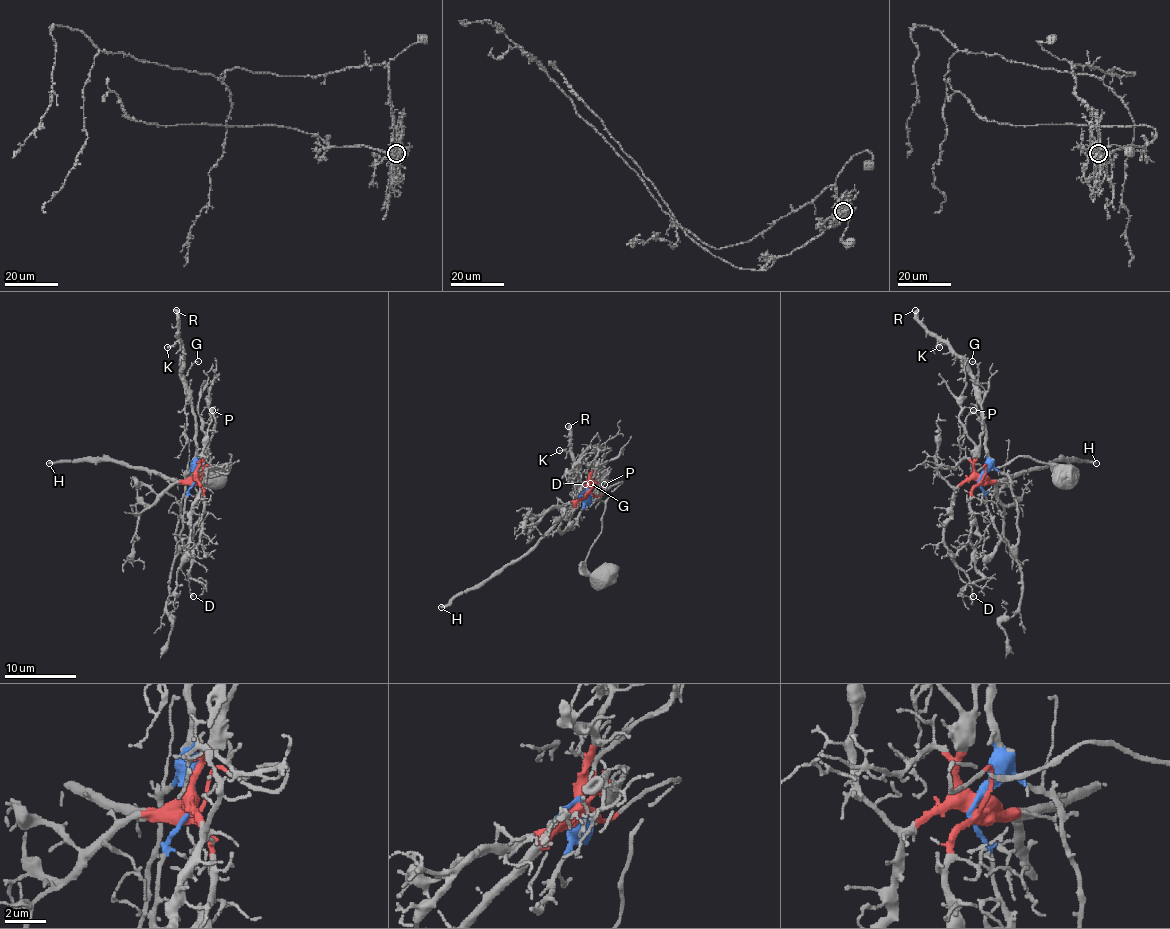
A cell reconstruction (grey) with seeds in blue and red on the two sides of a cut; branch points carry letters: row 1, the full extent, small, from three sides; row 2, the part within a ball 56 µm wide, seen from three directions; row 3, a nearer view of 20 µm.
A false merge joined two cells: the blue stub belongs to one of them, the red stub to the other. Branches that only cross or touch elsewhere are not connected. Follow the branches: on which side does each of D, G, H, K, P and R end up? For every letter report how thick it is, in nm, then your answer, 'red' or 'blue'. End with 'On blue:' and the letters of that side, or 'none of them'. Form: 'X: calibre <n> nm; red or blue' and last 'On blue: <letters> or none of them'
D: calibre 140 nm; red
G: calibre 110 nm; blue
H: calibre 300 nm; red
K: calibre 190 nm; blue
P: calibre 80 nm; red
R: calibre 440 nm; blue
On blue: G, K, R

